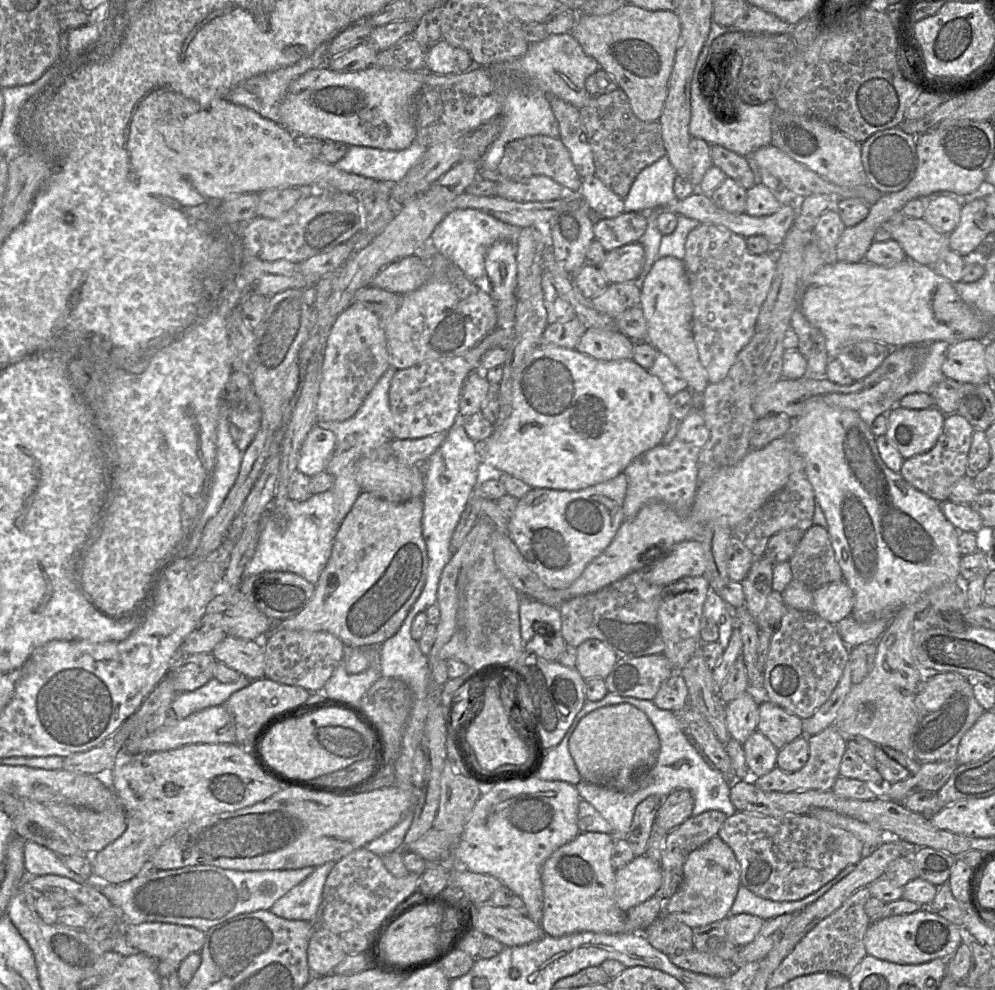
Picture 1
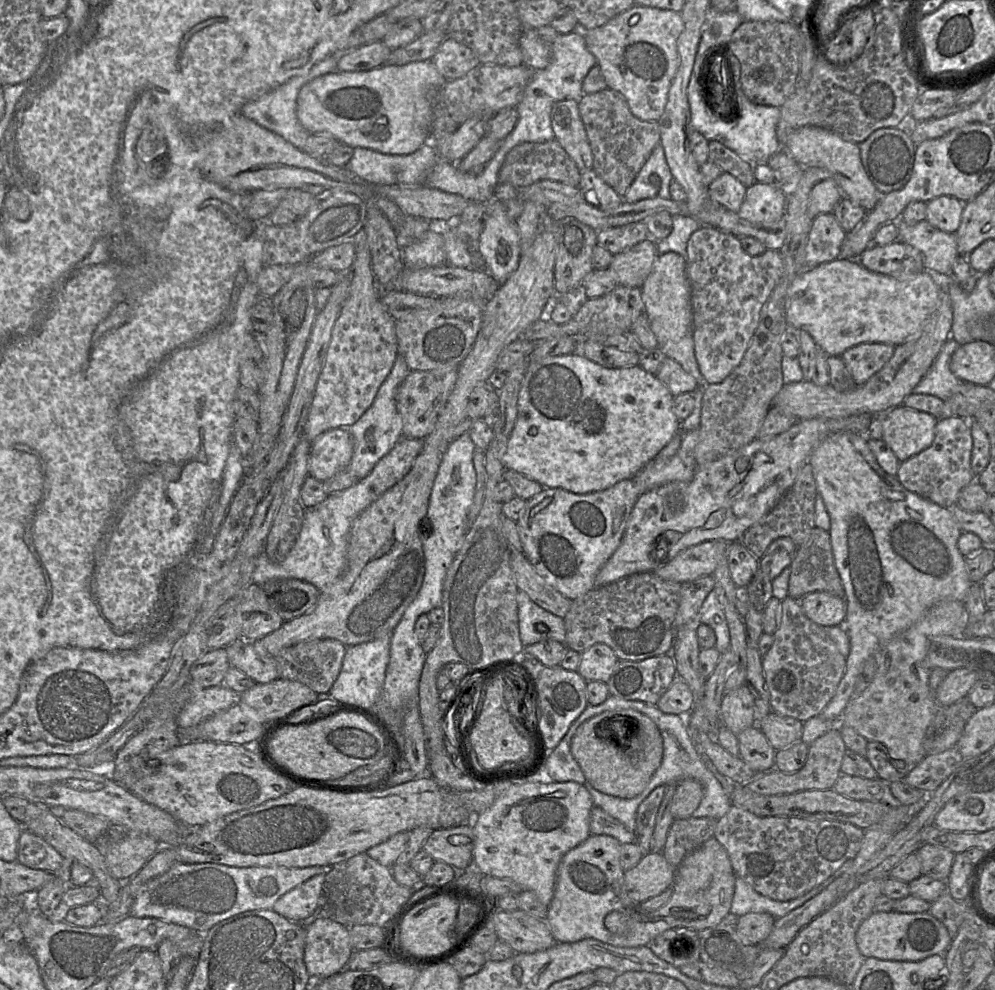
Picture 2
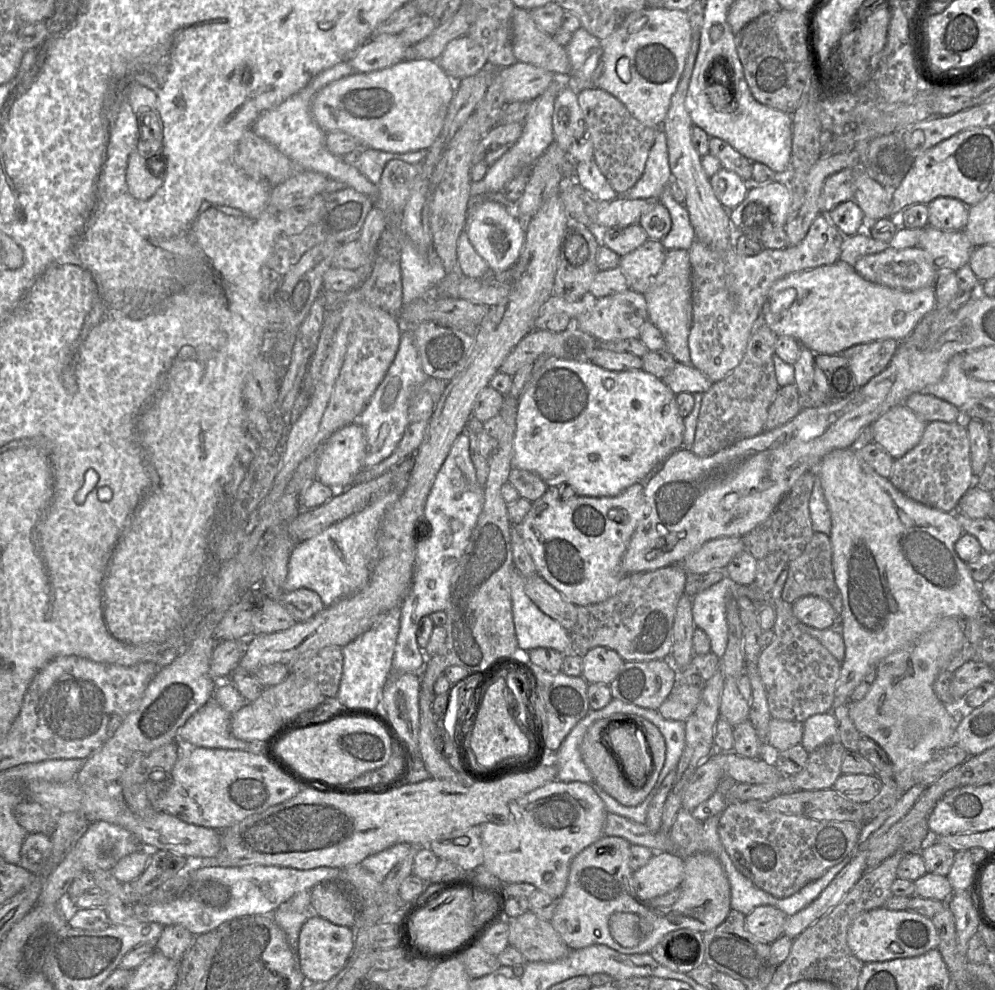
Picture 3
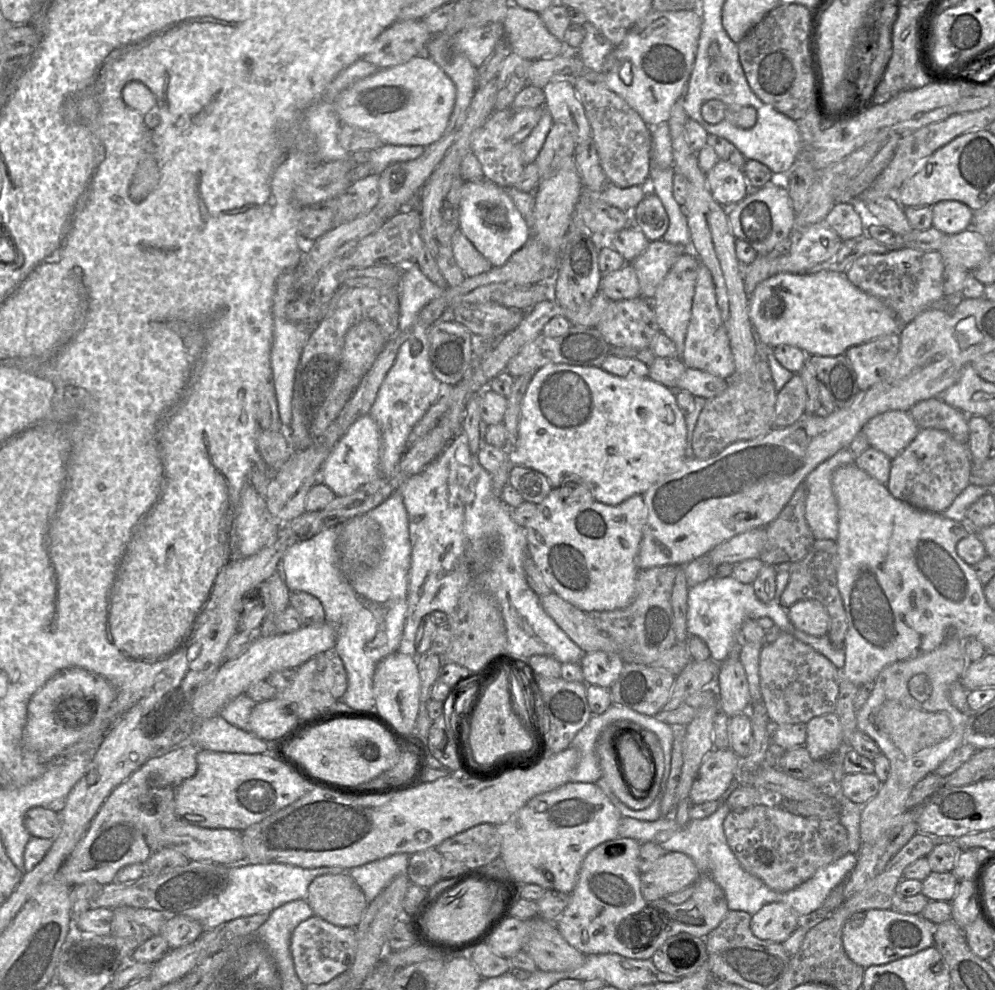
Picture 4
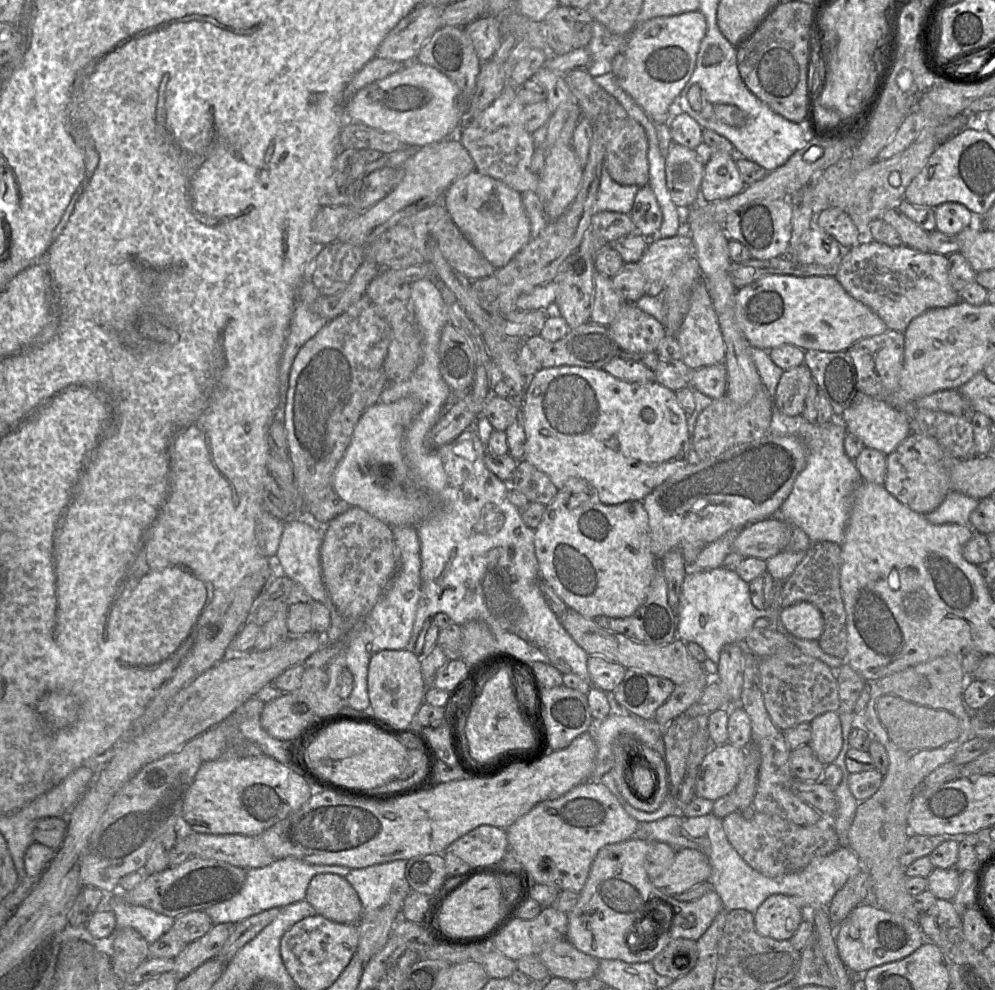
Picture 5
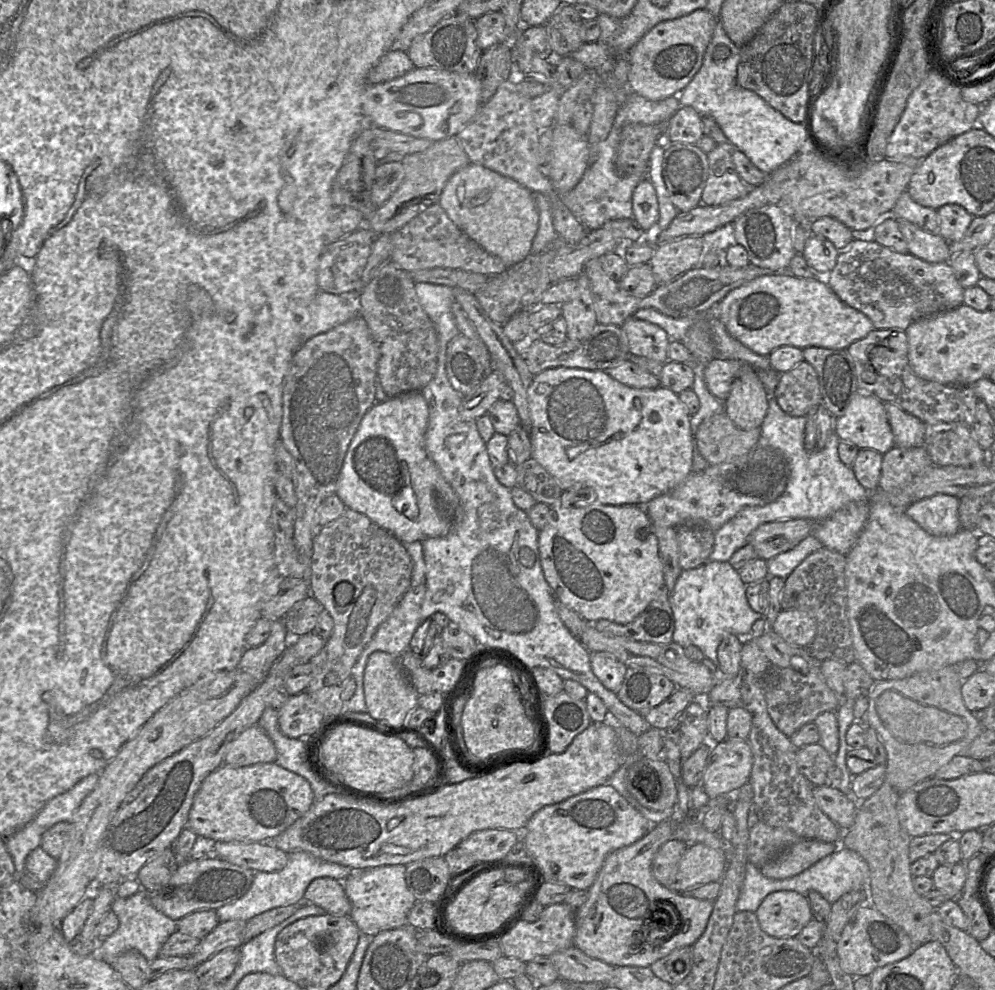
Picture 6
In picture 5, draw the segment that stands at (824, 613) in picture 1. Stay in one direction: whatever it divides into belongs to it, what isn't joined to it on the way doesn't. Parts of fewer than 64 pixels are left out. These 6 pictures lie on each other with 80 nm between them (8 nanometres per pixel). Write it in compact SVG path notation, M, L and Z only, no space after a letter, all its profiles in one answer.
M805 601L782 609L779 619L787 632L805 640L818 640L824 628L821 611Z

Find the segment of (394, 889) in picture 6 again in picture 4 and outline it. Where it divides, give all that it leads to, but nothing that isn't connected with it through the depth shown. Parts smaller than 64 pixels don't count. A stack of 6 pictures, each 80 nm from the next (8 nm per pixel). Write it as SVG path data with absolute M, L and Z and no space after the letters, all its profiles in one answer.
M393 854L361 866L351 868L347 873L371 902L395 877L407 874L410 855Z

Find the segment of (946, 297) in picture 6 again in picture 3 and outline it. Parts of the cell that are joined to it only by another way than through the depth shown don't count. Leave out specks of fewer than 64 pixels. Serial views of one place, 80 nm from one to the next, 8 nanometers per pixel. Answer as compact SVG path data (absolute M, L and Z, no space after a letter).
M921 247L889 248L859 258L853 267L861 277L870 282L906 291L914 291L927 286L935 288L938 275L938 271L932 265L931 256Z

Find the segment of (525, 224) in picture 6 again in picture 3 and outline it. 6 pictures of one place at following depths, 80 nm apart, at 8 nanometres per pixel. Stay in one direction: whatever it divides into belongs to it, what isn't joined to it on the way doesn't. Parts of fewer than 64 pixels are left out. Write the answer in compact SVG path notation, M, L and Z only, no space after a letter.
M485 200L470 211L467 210L465 231L475 251L487 262L490 272L494 274L505 274L517 262L526 238L526 231L519 220L511 216L502 204L491 200Z

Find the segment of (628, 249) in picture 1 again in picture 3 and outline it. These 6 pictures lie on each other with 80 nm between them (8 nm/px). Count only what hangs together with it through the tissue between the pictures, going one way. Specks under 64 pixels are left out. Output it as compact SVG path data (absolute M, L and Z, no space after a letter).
M647 241L620 257L619 268L624 275L628 288L644 294L659 273L665 257L666 249L660 241Z

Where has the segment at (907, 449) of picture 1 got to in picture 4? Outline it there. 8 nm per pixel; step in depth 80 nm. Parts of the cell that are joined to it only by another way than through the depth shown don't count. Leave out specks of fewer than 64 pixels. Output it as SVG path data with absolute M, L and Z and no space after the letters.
M891 410L870 419L861 431L871 447L894 459L915 439L920 428L909 412Z

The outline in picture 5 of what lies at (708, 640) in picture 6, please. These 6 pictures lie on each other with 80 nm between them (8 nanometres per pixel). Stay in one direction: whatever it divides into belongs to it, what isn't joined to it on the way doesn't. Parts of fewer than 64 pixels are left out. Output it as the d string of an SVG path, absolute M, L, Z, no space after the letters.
M721 566L710 570L688 572L680 594L677 638L685 643L699 644L707 658L718 664L724 645L741 644L754 628L754 622L757 619L769 619L771 615L770 605L765 610L758 610L752 604L749 583L742 580L736 571L727 570Z

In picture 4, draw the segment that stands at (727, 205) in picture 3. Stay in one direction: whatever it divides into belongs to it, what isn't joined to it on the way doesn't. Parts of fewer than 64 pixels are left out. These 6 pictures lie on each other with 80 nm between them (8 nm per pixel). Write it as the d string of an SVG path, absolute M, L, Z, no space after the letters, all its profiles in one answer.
M721 159L706 173L706 179L712 197L726 209L742 201L751 190L743 171Z

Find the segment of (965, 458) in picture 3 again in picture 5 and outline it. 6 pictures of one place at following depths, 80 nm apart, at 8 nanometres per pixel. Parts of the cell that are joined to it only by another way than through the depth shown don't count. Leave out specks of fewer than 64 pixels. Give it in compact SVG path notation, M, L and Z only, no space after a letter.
M913 431L886 458L887 471L883 487L901 504L923 515L935 510L951 491L951 467L963 460L946 455L934 437Z

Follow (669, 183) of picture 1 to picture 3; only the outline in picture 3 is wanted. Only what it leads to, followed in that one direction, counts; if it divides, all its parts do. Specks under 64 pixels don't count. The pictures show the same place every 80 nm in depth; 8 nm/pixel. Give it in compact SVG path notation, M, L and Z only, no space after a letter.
M660 128L650 149L645 169L640 179L626 191L627 199L658 199L664 188L671 182L667 138Z

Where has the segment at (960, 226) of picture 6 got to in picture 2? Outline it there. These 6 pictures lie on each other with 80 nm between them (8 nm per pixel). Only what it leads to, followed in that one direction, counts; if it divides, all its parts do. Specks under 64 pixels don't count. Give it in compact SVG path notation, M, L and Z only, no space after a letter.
M939 196L927 202L925 220L941 231L956 233L966 203L952 196Z

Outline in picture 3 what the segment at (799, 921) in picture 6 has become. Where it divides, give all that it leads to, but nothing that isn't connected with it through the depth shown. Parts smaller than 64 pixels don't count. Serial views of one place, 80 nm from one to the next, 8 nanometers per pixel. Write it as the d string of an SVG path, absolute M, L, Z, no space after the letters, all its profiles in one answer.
M758 906L746 915L745 927L758 941L771 944L784 935L788 917L774 906Z

